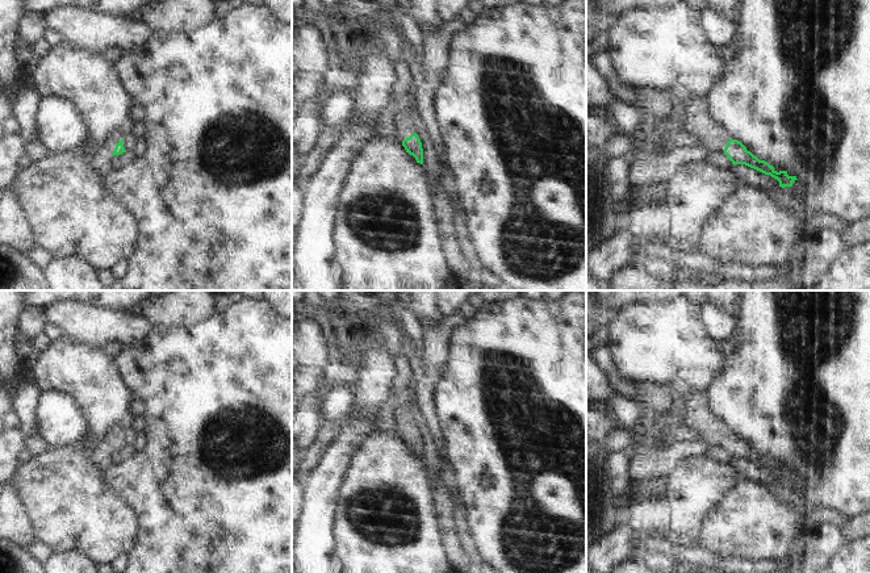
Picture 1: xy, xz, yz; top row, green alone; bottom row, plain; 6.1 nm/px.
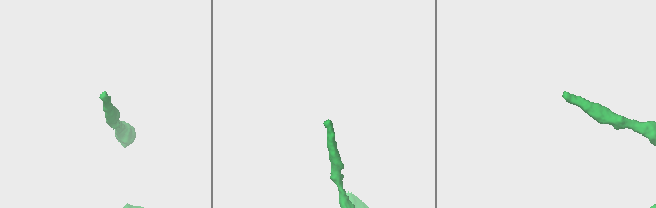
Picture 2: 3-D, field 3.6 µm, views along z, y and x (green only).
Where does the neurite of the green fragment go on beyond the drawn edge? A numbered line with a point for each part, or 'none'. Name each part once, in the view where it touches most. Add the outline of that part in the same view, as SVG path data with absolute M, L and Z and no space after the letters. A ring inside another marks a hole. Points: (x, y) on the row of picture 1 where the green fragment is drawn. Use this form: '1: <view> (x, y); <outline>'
1: xy (109, 142); M112 131L109 135L106 135L104 138L104 142L103 142L103 147L101 147L101 151L105 154L105 155L112 155L114 149L116 149L116 145L124 139L124 137L118 133L118 131Z

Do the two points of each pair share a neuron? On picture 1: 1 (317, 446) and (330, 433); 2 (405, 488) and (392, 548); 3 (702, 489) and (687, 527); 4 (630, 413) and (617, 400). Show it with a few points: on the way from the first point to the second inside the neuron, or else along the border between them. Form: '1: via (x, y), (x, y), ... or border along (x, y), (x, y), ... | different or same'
1: via (320, 443), (327, 435) | same
2: via (406, 502), (414, 513), (400, 534) | same
3: via (693, 498), (687, 510), (687, 518) | same
4: via (627, 410), (619, 402) | same

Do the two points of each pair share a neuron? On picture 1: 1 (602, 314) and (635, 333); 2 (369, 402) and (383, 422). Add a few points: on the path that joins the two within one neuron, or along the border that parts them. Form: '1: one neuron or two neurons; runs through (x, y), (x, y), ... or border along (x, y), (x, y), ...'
1: two neurons; border along (639, 304), (627, 306), (609, 325)
2: two neurons; border along (394, 393), (381, 405), (376, 430)

